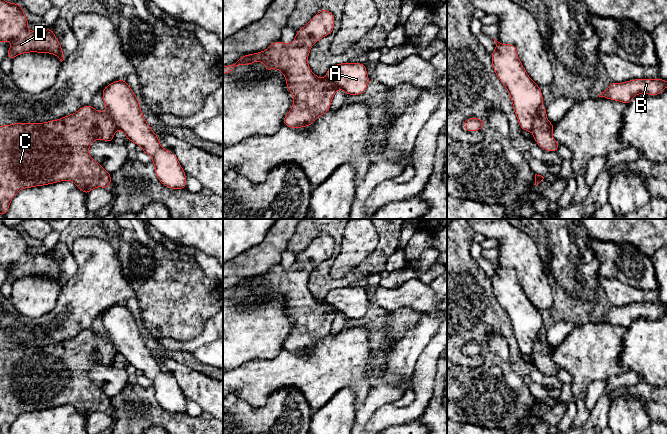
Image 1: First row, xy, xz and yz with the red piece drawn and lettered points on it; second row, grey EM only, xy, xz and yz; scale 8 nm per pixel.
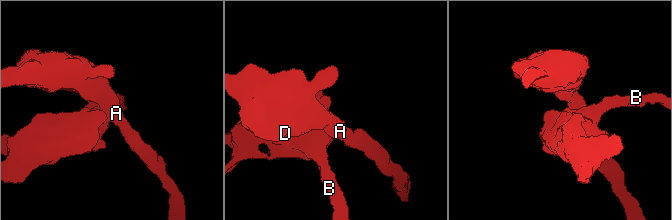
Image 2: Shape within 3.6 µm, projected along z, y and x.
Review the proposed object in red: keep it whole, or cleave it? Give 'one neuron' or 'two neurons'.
two neurons

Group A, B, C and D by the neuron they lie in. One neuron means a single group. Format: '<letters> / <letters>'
A D / B C

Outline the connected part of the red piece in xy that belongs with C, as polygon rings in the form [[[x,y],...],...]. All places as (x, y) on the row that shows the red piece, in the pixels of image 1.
[[[90,104],[58,120],[0,126],[0,214],[5,215],[8,212],[11,200],[24,188],[66,180],[72,181],[86,195],[97,187],[110,188],[111,174],[90,156],[89,147],[95,140],[114,141],[115,132],[115,124],[109,114],[96,110]]]

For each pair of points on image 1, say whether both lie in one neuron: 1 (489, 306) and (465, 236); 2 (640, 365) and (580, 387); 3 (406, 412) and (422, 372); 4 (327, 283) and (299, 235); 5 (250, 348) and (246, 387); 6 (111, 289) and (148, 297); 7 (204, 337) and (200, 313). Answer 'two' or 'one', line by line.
1: one
2: two
3: one
4: one
5: two
6: two
7: two

